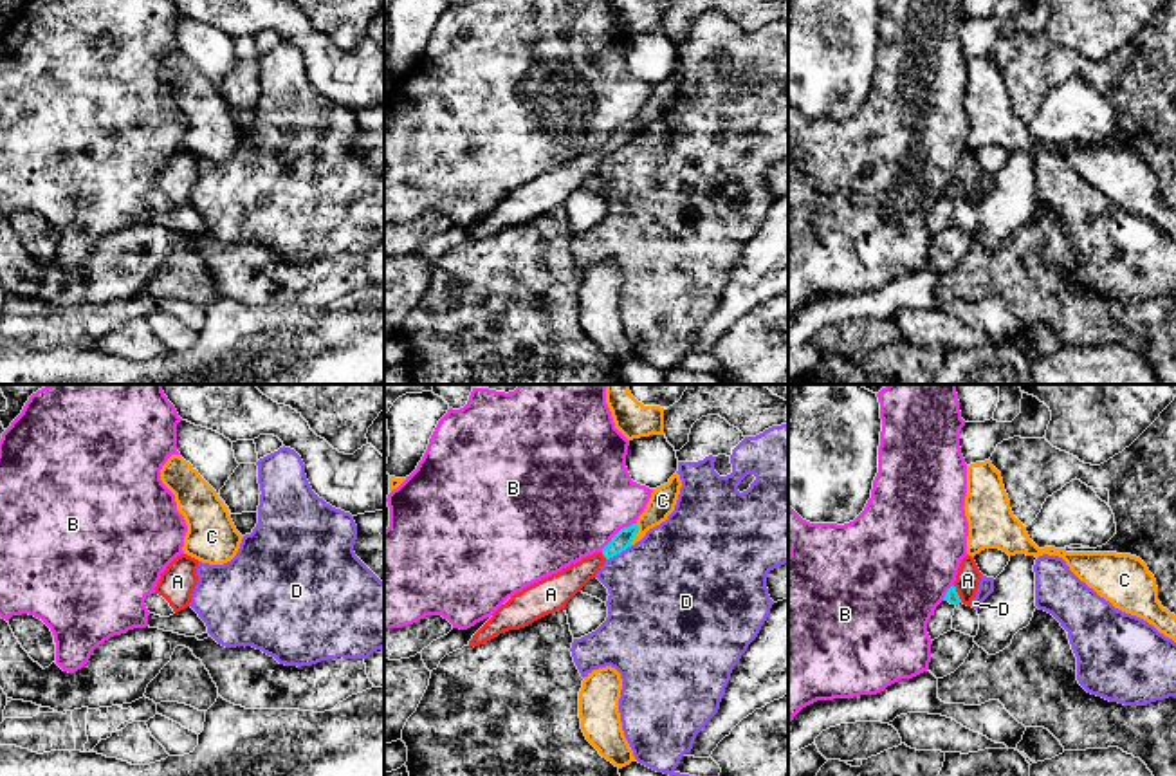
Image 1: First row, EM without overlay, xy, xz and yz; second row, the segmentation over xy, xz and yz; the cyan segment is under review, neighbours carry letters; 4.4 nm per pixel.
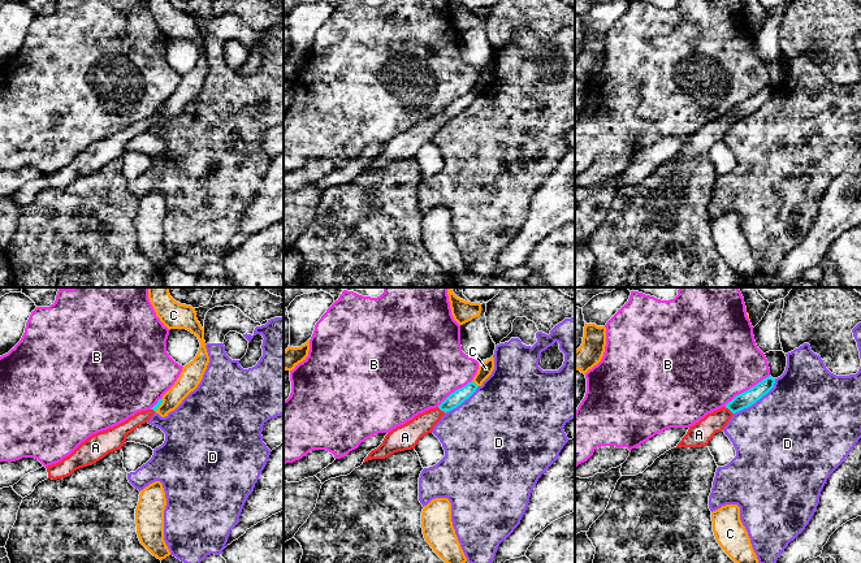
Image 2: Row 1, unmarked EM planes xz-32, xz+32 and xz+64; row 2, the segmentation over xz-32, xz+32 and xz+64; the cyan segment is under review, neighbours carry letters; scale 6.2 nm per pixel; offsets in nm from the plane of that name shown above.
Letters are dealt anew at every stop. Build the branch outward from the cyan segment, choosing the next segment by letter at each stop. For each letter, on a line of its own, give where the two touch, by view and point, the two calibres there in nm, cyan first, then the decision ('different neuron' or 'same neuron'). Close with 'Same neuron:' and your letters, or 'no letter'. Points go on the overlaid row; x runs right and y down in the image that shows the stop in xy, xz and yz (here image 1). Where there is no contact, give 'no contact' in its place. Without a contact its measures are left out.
A: meets cyan in yz at (956, 594); 60 nm thick on the cyan side, 110 nm on the other; same neuron
B: meets cyan in xz at (617, 533); 80 nm thick on the cyan side, 500 nm on the other; different neuron
C: meets cyan in xz at (635, 533); 80 nm thick on the cyan side, 120 nm on the other; different neuron
D: meets cyan in xz at (619, 553); 80 nm thick on the cyan side, 480 nm on the other; different neuron
Same neuron: A

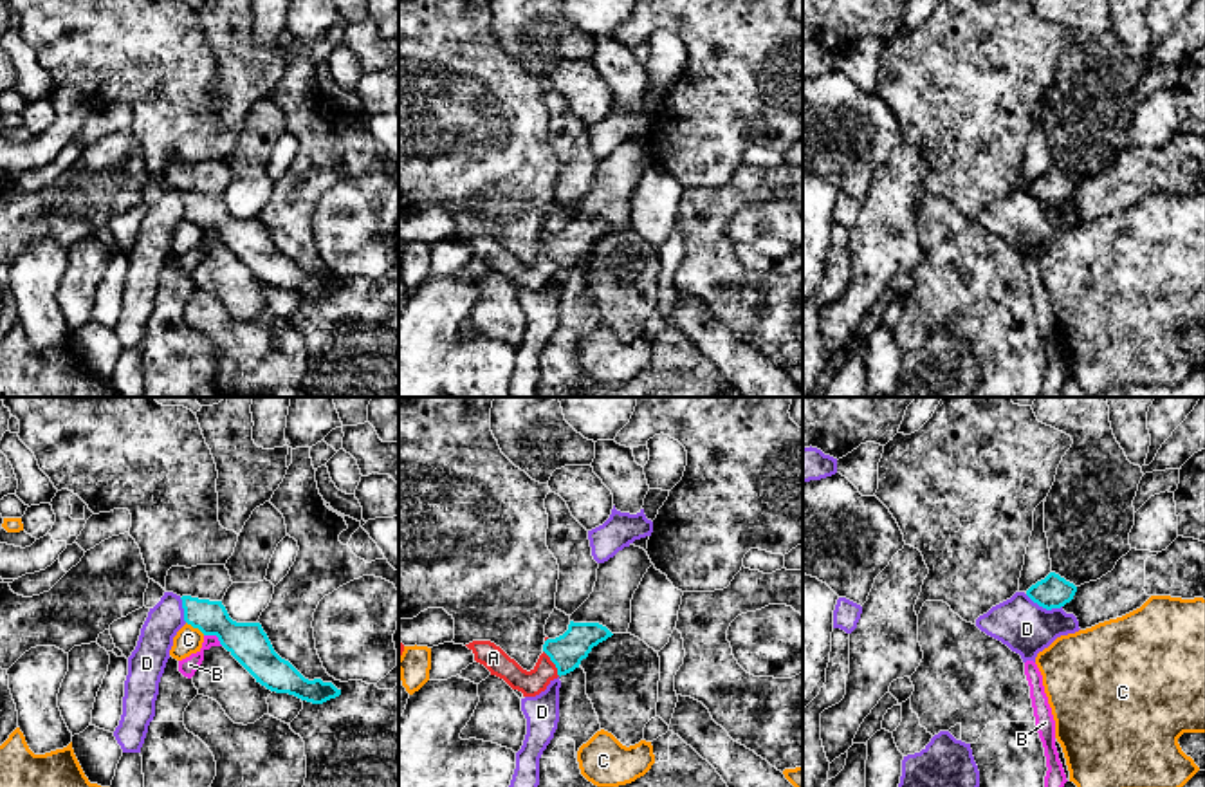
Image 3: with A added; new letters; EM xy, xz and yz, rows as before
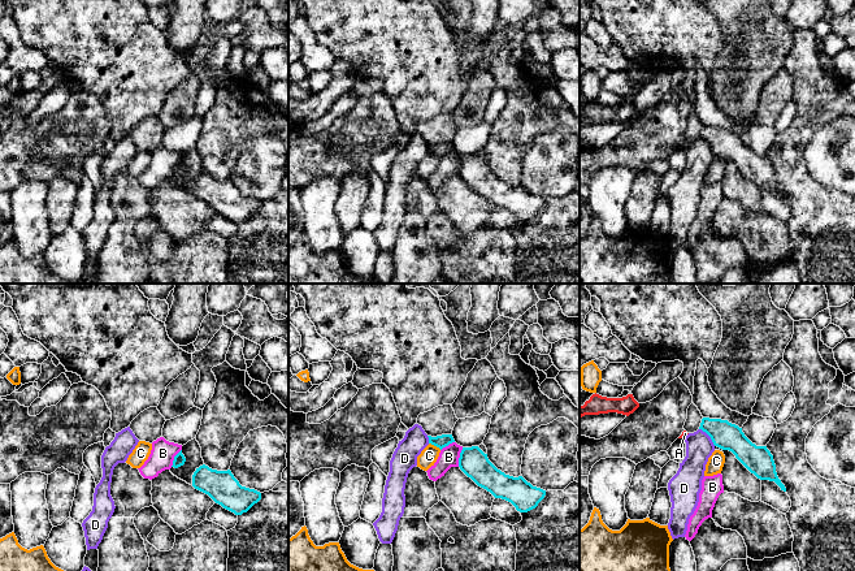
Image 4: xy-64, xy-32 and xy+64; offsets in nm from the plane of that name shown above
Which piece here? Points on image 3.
A: meets cyan in xz at (552, 661); 150 nm thick on the cyan side, 110 nm on the other; same neuron
B: meets cyan in xy at (215, 634); 180 nm thick on the cyan side, 80 nm on the other; different neuron
C: meets cyan in xy at (195, 627); 180 nm thick on the cyan side, 120 nm on the other; different neuron
D: meets cyan in yz at (1043, 607); 140 nm thick on the cyan side, 240 nm on the other; different neuron
Same neuron: A

